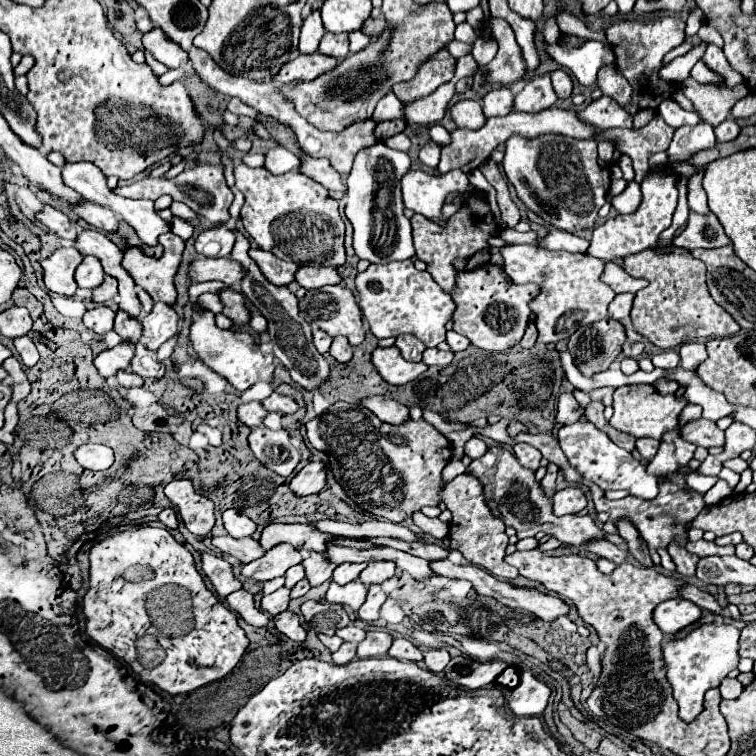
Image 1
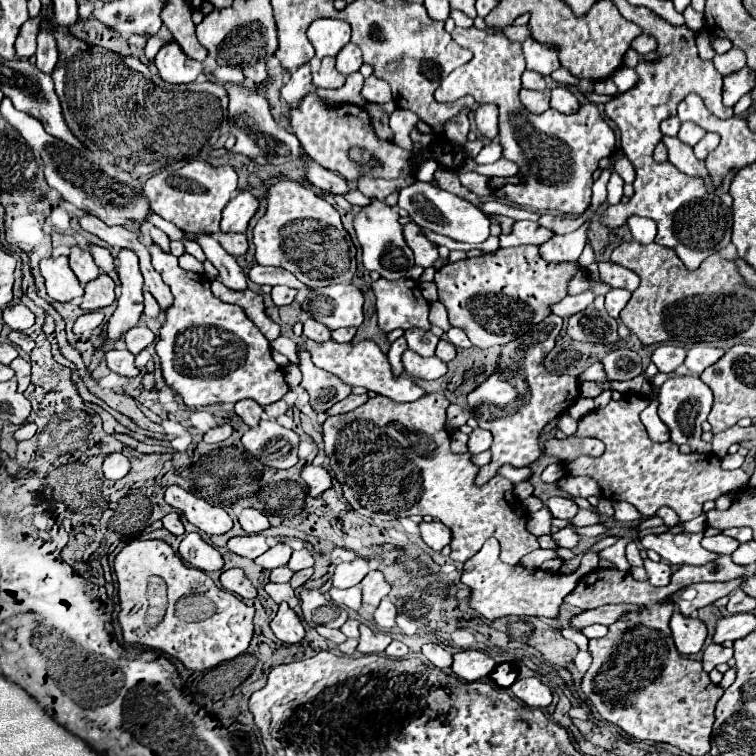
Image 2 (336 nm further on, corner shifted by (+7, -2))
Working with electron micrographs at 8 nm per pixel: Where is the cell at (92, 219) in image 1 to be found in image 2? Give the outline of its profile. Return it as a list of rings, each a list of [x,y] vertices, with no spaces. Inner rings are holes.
[[[130,249],[118,251],[118,275],[122,281],[122,291],[118,297],[118,307],[108,321],[106,333],[108,341],[118,341],[122,335],[138,325],[142,315],[142,273],[138,267],[138,257]]]

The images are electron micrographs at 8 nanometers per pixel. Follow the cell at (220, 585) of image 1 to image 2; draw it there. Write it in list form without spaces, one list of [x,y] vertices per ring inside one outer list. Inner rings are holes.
[[[188,533],[182,543],[180,543],[180,557],[196,567],[196,569],[202,569],[206,573],[212,573],[212,571],[220,571],[224,567],[224,559],[222,555],[218,553],[216,547],[208,545],[198,533]]]

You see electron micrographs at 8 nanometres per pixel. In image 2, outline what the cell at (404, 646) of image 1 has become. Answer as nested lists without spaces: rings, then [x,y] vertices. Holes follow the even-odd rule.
[[[394,639],[394,641],[386,647],[386,655],[388,655],[388,657],[404,657],[404,655],[408,655],[408,647],[406,647],[402,641]]]

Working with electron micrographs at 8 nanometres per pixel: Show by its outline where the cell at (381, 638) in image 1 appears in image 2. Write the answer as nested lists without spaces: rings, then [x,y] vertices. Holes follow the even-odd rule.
[[[360,625],[360,643],[358,643],[358,651],[360,653],[384,653],[384,649],[390,645],[392,635],[386,631],[372,631],[366,625]]]

